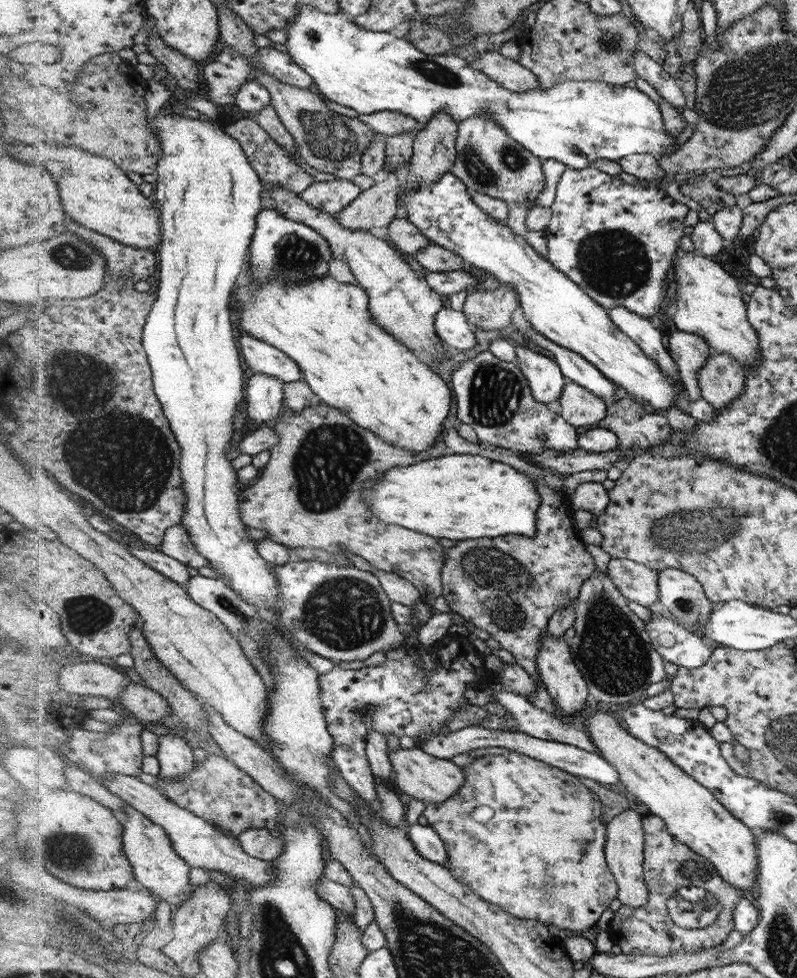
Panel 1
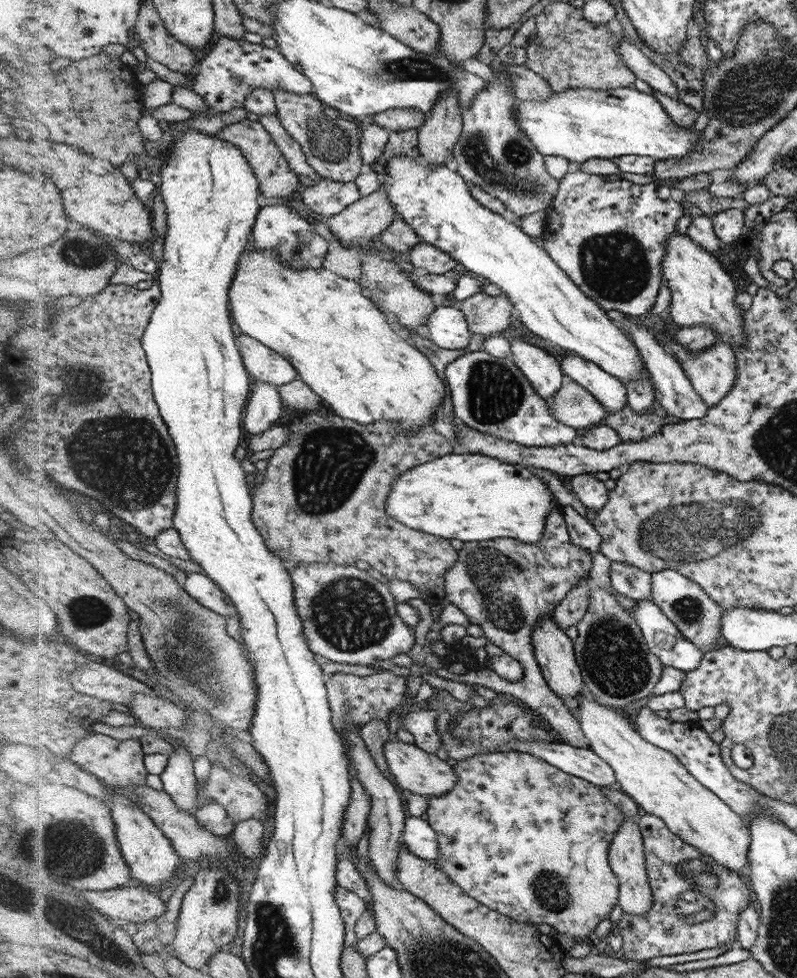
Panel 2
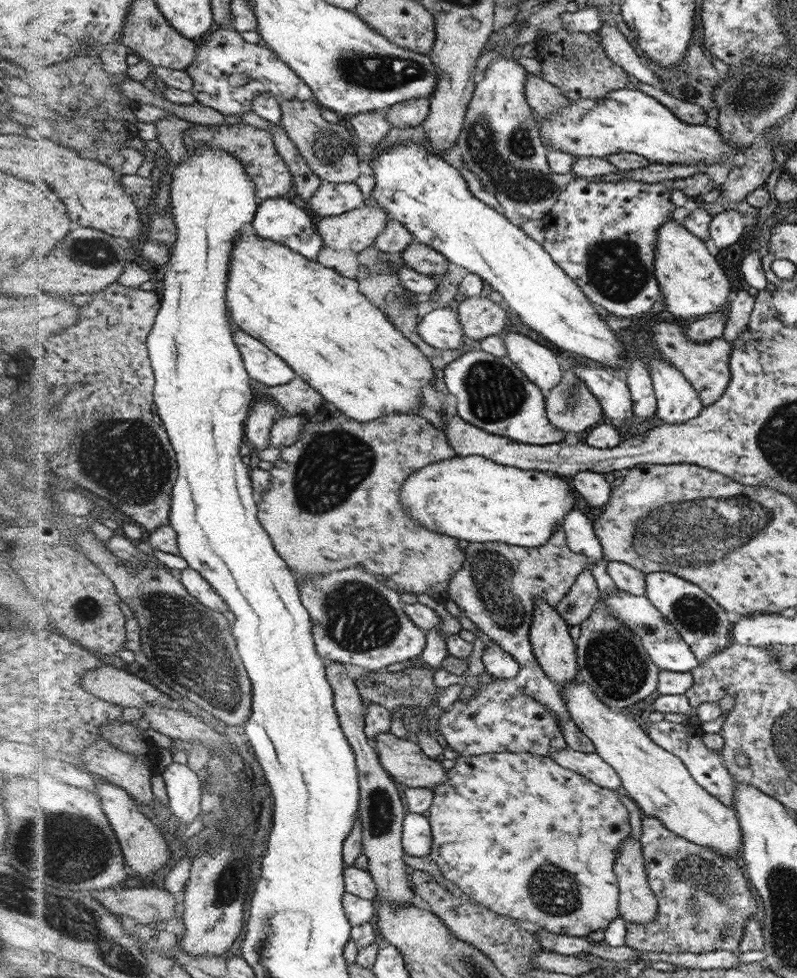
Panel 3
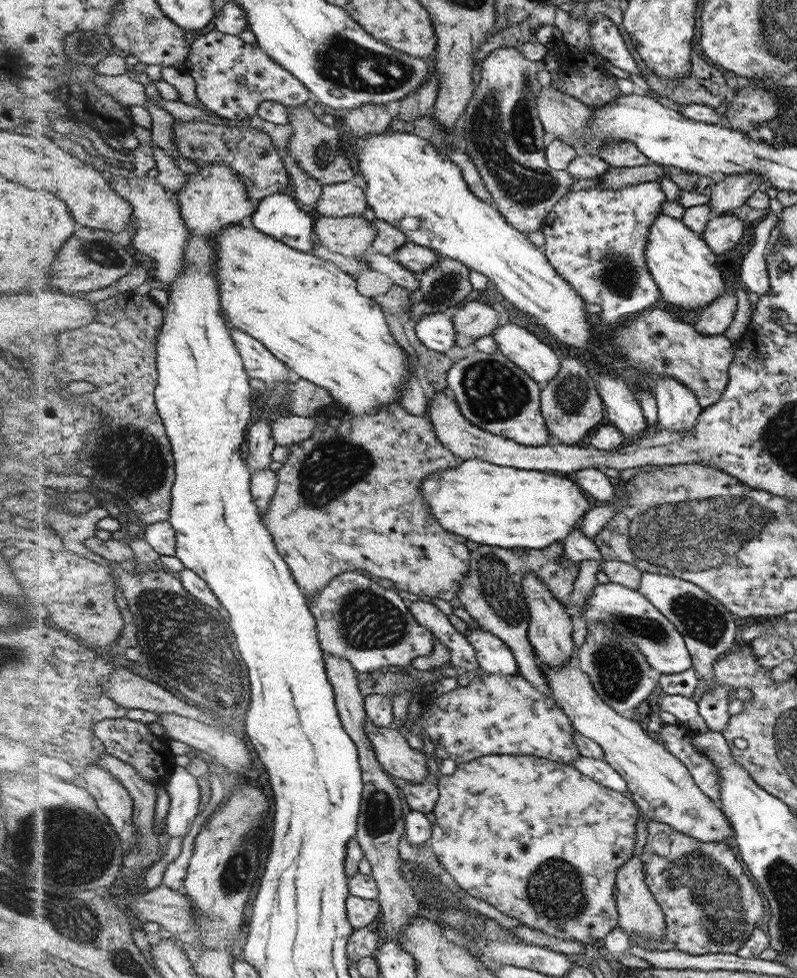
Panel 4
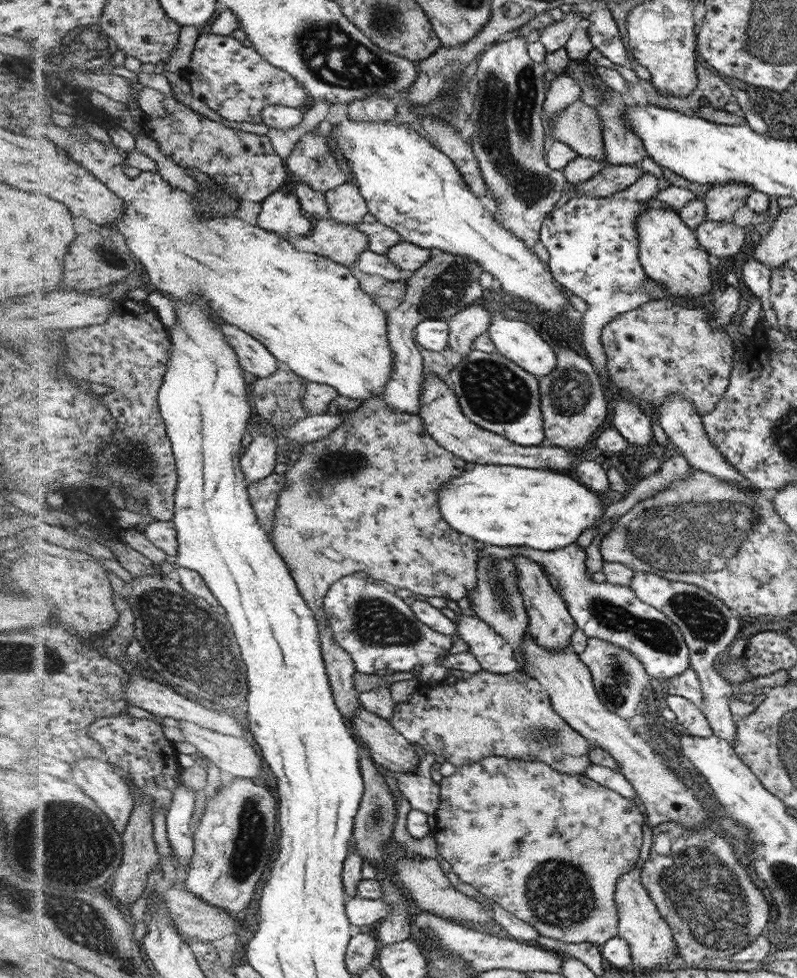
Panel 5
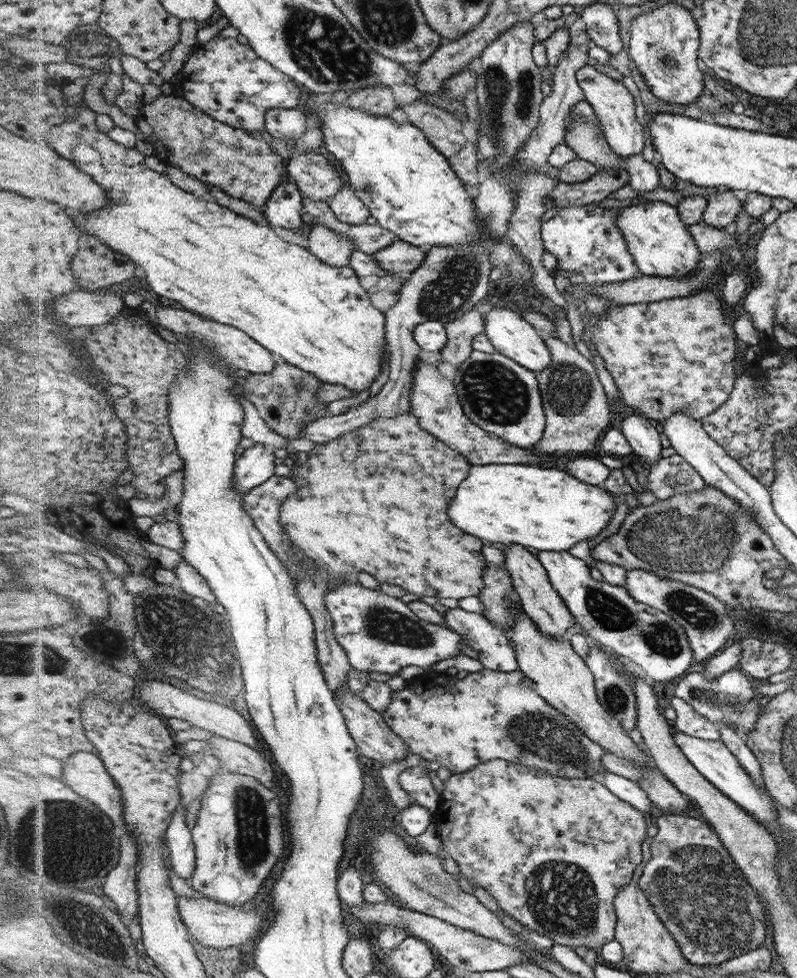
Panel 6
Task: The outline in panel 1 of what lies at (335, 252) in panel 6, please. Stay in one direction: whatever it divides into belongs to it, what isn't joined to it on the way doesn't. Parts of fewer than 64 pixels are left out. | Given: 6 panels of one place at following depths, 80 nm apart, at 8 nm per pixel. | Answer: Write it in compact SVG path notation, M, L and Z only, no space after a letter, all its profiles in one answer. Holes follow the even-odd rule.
M396 170L388 172L388 177L381 182L376 182L372 188L361 192L360 196L352 202L352 204L346 206L341 213L337 215L338 221L341 226L345 226L348 230L363 230L364 232L370 232L372 228L382 228L382 226L388 226L392 224L394 220L397 220L397 216L400 211L399 194L401 192L400 182L394 175Z

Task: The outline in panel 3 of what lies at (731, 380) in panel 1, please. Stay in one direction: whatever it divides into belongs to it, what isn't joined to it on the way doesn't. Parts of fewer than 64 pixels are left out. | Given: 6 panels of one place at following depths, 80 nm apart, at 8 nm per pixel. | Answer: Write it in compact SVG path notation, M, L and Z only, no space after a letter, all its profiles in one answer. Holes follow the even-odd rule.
M657 321L654 326L648 325L645 327L646 329L652 338L652 345L656 348L656 352L661 354L661 358L667 362L672 362L689 379L690 384L697 389L697 393L706 407L720 400L729 386L728 380L732 380L728 374L731 371L728 368L728 362L732 362L730 354L733 354L733 346L730 346L728 341L724 342L720 338L696 342L685 333L687 328L684 328L684 325L679 326L667 321Z

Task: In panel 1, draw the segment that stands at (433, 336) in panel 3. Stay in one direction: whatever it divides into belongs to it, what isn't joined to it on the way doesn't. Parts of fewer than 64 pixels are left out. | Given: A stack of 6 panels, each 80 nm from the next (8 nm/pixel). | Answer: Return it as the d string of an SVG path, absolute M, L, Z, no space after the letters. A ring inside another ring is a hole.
M442 308L436 315L436 331L448 348L470 352L477 344L476 330L462 311Z

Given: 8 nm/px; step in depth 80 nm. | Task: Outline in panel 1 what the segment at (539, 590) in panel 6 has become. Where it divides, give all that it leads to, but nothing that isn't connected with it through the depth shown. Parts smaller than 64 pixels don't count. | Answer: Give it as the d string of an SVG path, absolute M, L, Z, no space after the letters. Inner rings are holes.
M546 632L541 638L541 648L537 657L537 669L540 671L541 681L549 692L550 697L557 703L562 715L576 714L580 710L584 710L586 704L585 678L582 678L580 668L576 665L576 661L572 655L572 648L569 641Z

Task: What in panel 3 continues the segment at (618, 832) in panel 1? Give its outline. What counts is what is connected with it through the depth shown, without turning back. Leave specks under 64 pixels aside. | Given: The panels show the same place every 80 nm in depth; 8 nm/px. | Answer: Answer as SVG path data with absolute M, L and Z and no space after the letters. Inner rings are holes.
M631 837L625 838L613 869L616 871L617 878L619 879L620 913L624 922L626 924L632 923L635 927L639 927L654 921L658 915L658 900L656 900L647 881L641 842Z

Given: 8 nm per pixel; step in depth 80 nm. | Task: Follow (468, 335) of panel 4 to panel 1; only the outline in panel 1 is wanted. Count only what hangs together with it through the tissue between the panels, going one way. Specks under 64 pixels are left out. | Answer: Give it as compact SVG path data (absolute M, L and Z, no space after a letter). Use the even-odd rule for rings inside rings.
M501 284L496 289L474 290L466 297L462 312L469 322L482 330L502 330L510 324L512 311L519 307L515 290L509 284Z

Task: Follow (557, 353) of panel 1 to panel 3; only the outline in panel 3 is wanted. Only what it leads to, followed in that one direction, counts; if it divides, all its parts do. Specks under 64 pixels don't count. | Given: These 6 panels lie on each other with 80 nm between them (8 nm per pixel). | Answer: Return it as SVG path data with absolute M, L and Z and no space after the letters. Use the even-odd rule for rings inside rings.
M589 365L572 366L572 370L589 386L593 394L600 400L601 406L608 419L630 422L634 419L632 414L633 402L627 382L610 375L601 367L590 367Z

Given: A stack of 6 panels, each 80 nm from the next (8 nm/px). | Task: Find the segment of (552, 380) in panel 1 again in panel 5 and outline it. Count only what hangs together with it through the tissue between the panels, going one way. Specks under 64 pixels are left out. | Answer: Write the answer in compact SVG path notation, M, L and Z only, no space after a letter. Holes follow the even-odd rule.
M494 313L486 333L500 354L513 359L538 380L548 376L557 366L557 356L554 356L552 348L524 320L512 320Z

